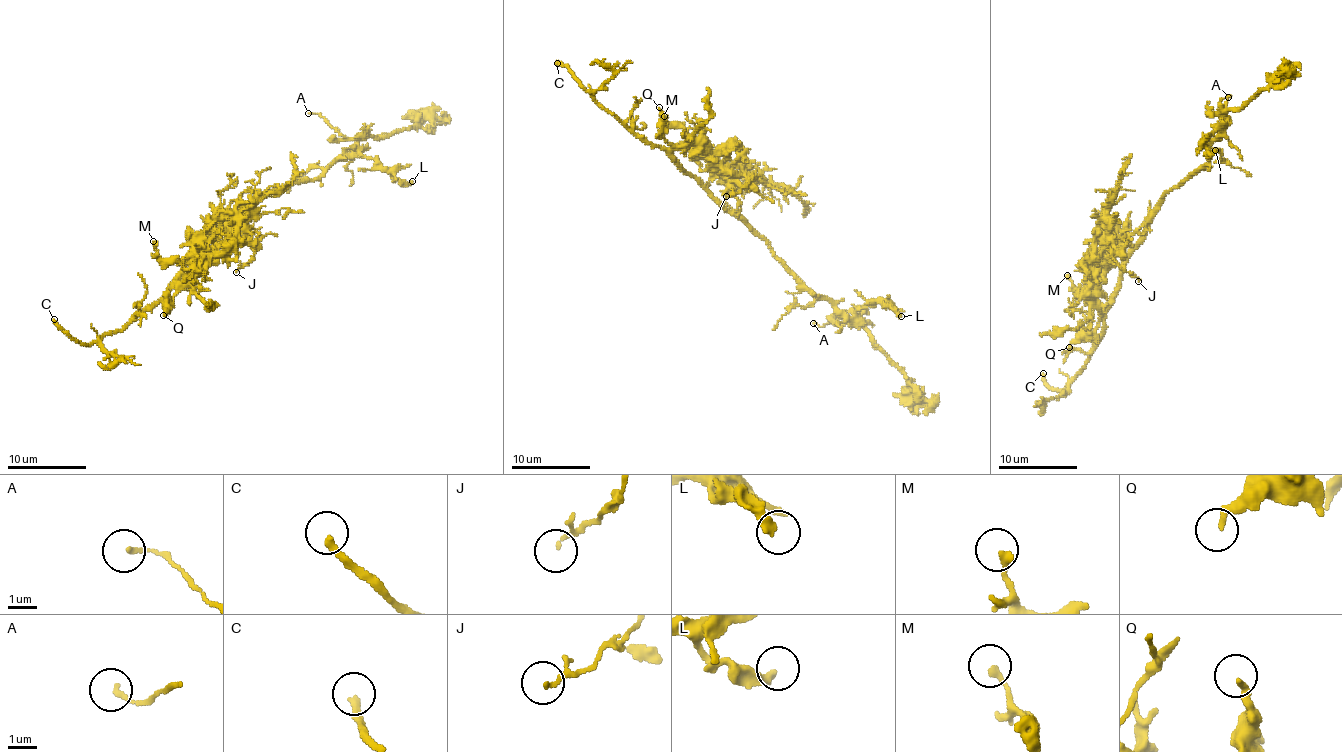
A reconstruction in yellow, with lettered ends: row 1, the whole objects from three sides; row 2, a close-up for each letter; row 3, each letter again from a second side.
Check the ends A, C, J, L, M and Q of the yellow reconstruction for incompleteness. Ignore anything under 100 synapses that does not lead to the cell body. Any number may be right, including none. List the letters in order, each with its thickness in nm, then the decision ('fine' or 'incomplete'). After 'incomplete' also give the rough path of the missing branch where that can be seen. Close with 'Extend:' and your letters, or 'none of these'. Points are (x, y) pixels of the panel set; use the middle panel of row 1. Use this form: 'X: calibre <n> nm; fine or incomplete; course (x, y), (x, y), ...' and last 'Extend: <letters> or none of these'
A: calibre 170 nm; fine
C: calibre 260 nm; incomplete
J: calibre 100 nm; fine
L: calibre 320 nm; fine
M: calibre 200 nm; fine
Q: calibre 260 nm; fine
Extend: C

